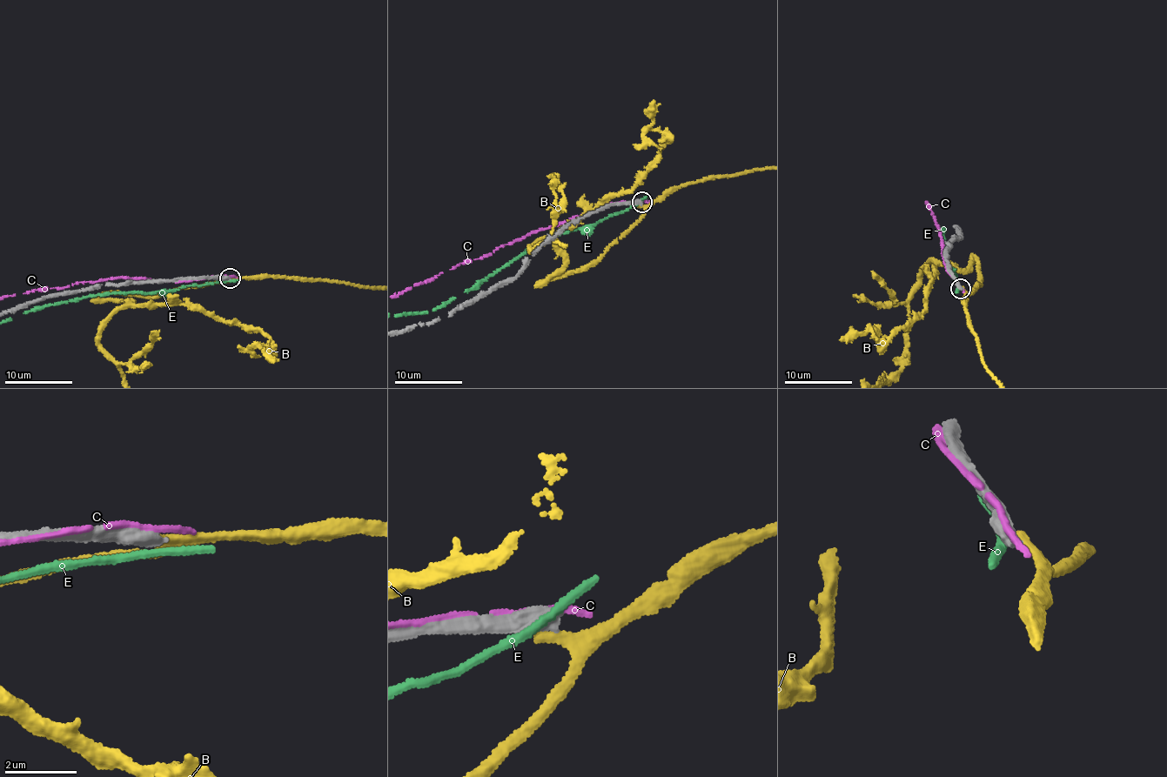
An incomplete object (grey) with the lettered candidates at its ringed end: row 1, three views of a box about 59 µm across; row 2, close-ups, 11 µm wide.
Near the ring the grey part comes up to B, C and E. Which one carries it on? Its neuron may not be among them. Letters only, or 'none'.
none

